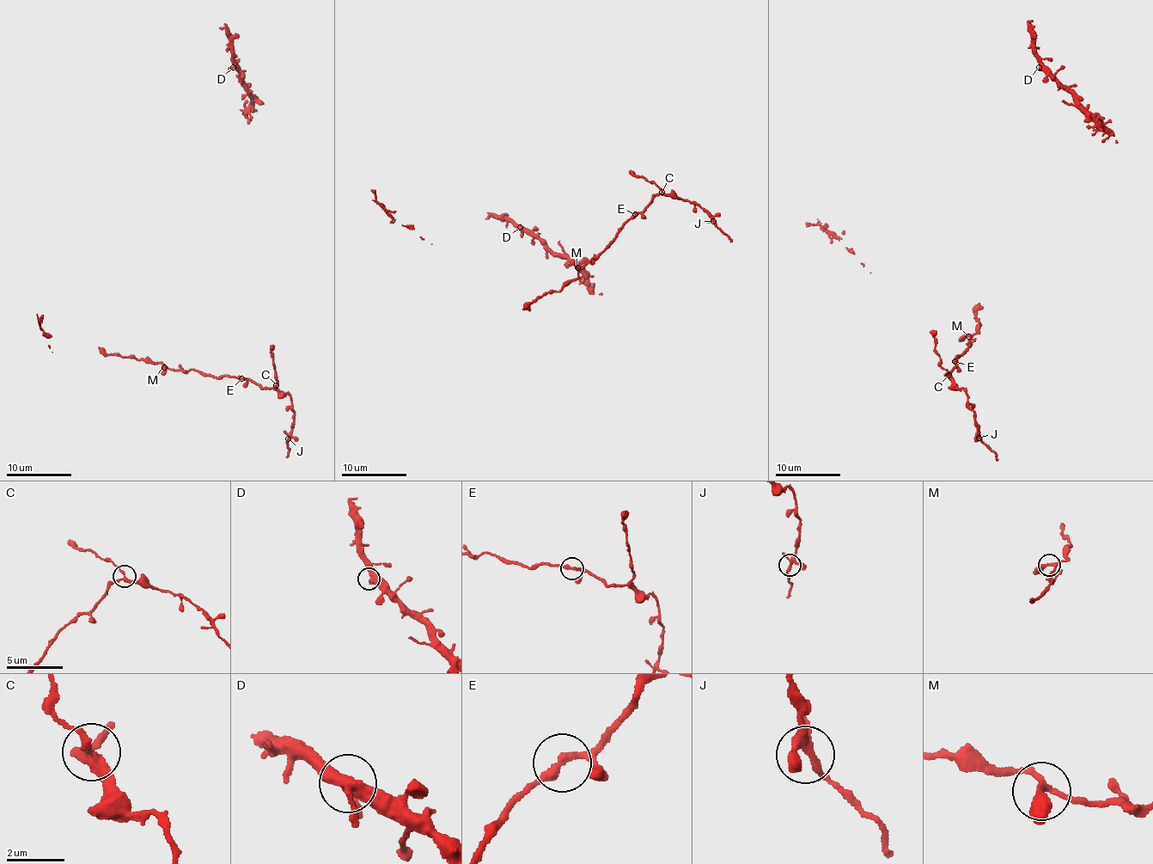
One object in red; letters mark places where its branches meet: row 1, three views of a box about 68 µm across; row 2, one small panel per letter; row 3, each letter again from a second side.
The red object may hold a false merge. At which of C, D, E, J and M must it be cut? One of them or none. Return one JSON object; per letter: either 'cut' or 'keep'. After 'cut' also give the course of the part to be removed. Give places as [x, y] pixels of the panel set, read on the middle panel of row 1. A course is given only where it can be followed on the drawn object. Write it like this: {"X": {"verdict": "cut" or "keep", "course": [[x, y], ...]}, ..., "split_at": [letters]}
{"C": {"verdict": "keep"}, "D": {"verdict": "keep"}, "E": {"verdict": "keep"}, "J": {"verdict": "keep"}, "M": {"verdict": "keep"}, "split_at": []}

